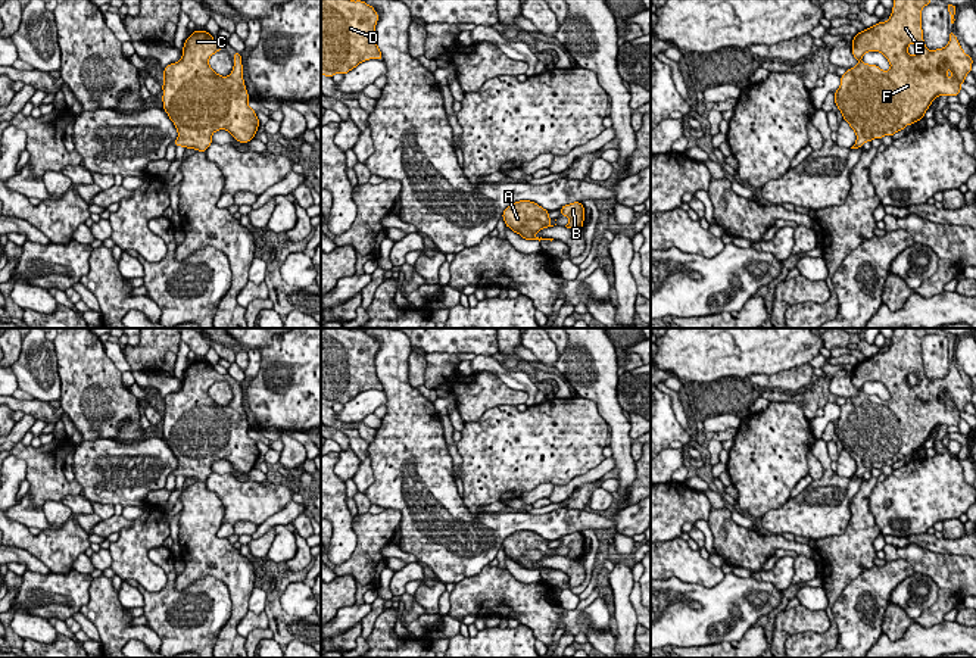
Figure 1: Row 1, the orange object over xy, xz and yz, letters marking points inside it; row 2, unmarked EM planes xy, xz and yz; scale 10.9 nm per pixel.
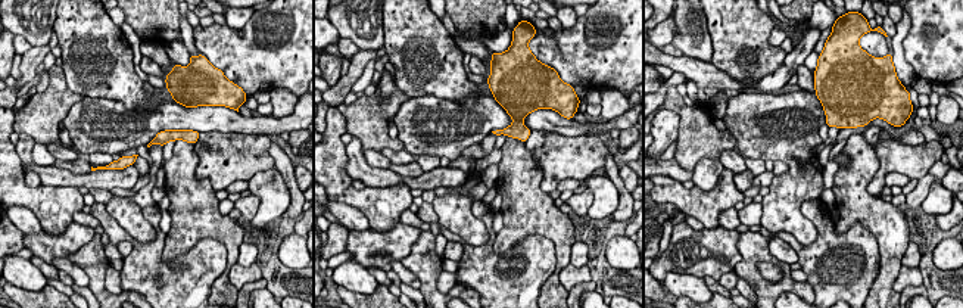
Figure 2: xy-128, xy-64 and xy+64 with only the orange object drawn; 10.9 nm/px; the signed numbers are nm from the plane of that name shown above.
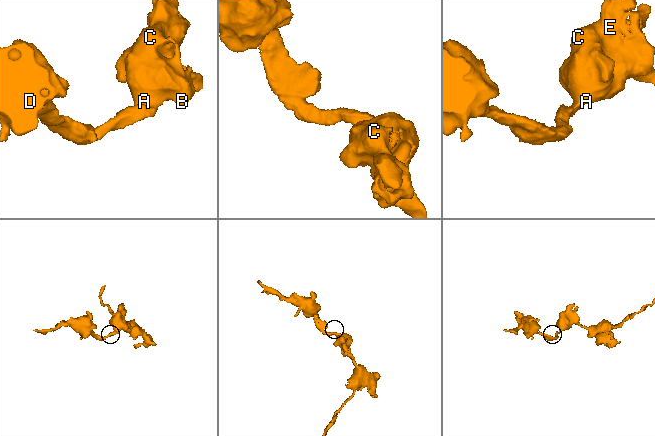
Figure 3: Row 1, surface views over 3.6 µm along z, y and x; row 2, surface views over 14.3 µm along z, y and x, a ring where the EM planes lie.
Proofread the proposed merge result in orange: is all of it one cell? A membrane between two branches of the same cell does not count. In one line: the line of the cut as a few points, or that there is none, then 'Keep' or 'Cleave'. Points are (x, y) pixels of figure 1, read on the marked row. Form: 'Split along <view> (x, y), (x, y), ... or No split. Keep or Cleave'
No split. Keep

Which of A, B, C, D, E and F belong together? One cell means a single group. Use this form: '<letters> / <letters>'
A B C D E F

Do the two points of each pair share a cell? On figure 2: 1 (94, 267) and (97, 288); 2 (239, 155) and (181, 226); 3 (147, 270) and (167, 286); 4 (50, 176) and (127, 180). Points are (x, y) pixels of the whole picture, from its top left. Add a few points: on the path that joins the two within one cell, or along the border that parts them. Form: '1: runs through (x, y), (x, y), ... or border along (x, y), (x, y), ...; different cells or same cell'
1: runs through (96, 271), (97, 283); same cell
2: border along (196, 156), (196, 177), (206, 179), (215, 192); different cells
3: runs through (150, 276), (155, 283), (161, 283); same cell
4: runs through (69, 179), (108, 180); same cell

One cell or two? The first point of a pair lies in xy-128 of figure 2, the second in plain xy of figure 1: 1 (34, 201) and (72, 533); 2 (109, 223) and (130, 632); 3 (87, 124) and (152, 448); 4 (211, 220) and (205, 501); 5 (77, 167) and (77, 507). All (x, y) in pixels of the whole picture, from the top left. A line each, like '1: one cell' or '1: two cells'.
1: one cell
2: two cells
3: one cell
4: one cell
5: two cells

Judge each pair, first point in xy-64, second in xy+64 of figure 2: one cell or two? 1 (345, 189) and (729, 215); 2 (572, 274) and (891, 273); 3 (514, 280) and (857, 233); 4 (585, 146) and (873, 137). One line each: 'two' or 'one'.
1: two
2: two
3: one
4: one

